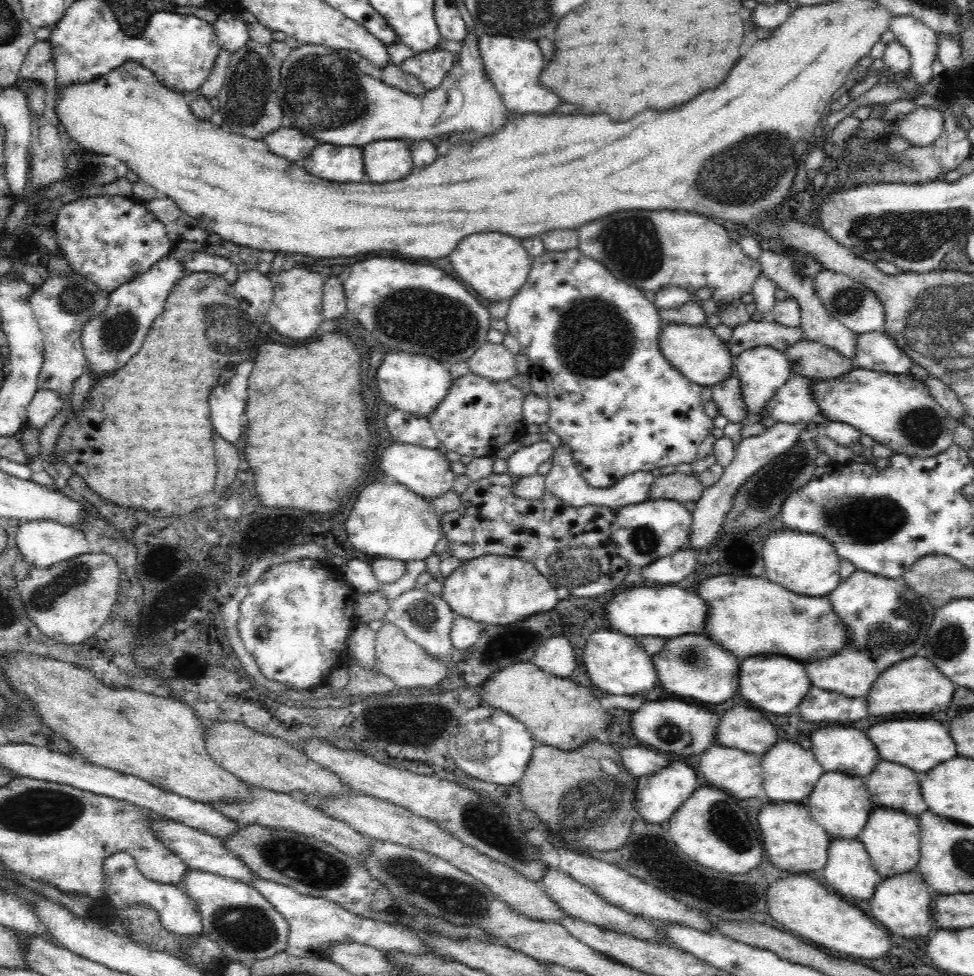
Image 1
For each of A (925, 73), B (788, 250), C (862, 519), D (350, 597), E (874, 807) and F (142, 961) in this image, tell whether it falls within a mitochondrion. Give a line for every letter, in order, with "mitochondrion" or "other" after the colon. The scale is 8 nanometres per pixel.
A: other
B: other
C: mitochondrion
D: other
E: other
F: other

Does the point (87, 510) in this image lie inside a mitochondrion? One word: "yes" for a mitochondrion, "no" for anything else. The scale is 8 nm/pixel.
no

